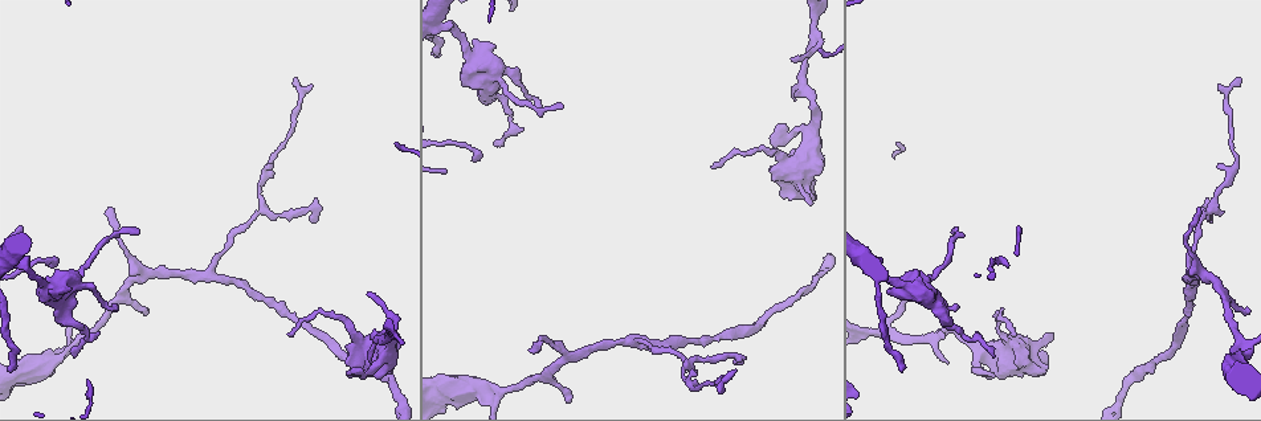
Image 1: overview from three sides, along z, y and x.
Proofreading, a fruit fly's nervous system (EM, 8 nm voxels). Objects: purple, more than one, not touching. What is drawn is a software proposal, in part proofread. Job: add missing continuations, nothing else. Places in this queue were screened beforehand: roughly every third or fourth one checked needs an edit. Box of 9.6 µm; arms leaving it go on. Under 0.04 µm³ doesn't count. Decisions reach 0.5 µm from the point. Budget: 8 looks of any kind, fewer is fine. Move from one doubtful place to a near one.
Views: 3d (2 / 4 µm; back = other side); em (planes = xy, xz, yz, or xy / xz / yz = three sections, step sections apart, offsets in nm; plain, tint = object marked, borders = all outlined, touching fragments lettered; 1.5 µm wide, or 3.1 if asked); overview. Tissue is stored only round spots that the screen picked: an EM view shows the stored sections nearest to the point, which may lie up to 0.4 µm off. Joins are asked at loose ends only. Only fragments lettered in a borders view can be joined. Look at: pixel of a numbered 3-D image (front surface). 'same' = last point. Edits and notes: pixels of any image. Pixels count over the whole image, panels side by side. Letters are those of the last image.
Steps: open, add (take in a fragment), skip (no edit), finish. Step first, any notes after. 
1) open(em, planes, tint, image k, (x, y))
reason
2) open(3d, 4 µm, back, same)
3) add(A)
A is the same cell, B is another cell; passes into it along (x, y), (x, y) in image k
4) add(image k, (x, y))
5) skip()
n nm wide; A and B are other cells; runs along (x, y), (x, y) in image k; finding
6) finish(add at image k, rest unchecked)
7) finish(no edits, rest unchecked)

open(3d, 4 µm, image 1, (993, 354))
an open end

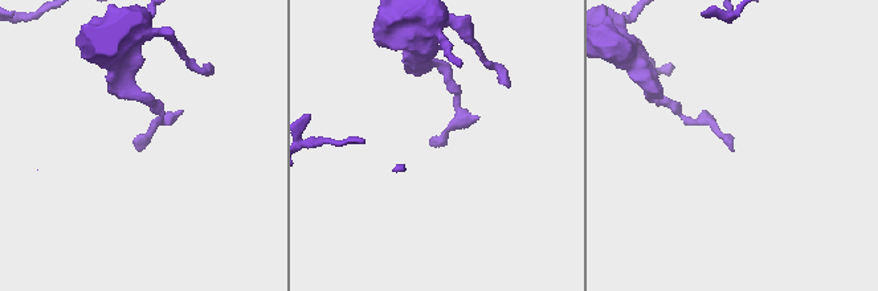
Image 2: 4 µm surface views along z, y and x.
open(em, yz, step 8, borders, image 2, (731, 148))
now the EM

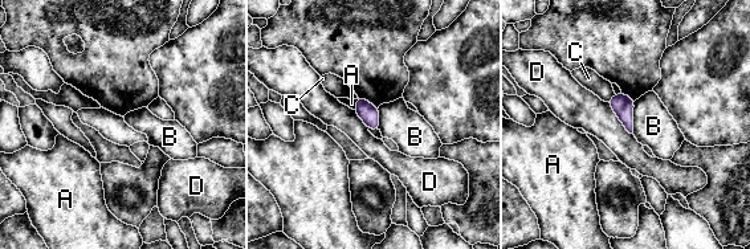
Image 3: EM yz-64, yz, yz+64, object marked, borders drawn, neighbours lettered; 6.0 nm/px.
skip()
120 nm wide; A, B, C and D are other cells; border along (607, 102), (622, 125), (632, 134) in image 3; no lettered fragment goes on from it

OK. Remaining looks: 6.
open(3d, 2 µm, image 1, (952, 231))
free end

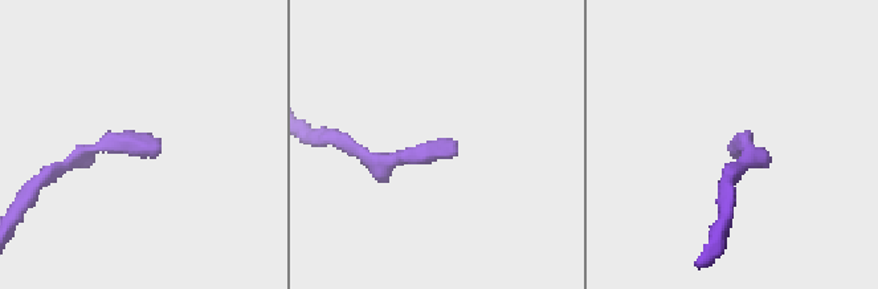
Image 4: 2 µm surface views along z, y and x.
open(em, planes, borders, image 4, (456, 141))
shape alone is not enough

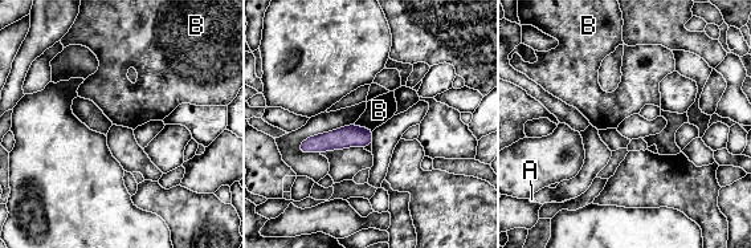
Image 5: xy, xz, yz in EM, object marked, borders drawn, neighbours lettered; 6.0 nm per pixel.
skip()
140 nm wide; A and B are other cells; no lettered fragment goes on from it

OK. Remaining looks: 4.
open(em, xy, step 4, tint, image 1, (1198, 210))
tapers out

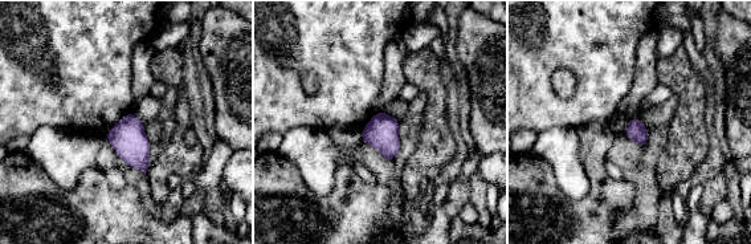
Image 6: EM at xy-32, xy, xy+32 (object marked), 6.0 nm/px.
open(em, planes, borders, same)

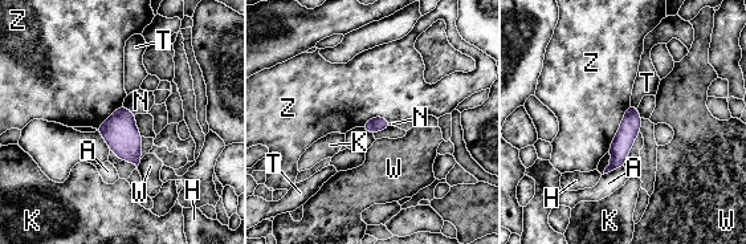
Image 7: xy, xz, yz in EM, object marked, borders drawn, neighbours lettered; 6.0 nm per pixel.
skip()
90 nm wide; A, H, K, N, T, W and Z are other cells; no lettered fragment goes on from it

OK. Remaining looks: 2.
finish(no edits, rest unchecked)

